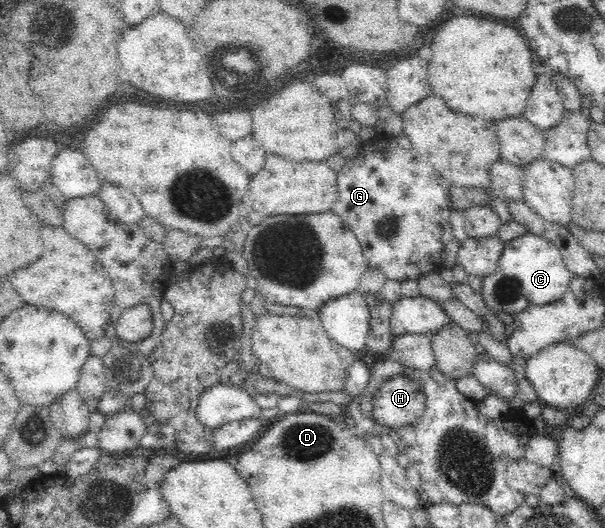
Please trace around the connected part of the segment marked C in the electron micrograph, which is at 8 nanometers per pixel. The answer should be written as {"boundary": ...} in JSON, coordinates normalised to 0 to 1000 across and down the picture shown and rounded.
{"boundary":[[[871,441],[841,456],[825,489],[818,513],[797,527],[800,574],[815,589],[853,595],[874,580],[893,580],[926,568],[939,549],[949,517],[937,509],[917,460]]]}

